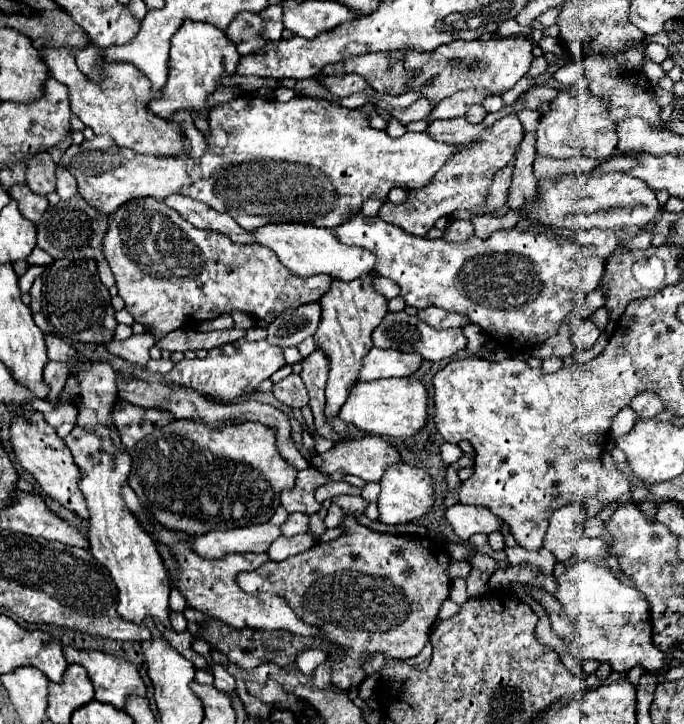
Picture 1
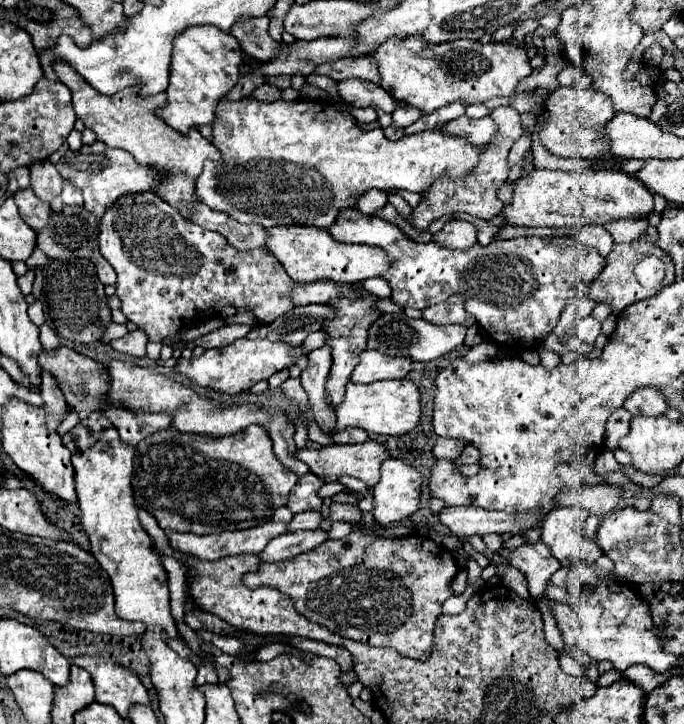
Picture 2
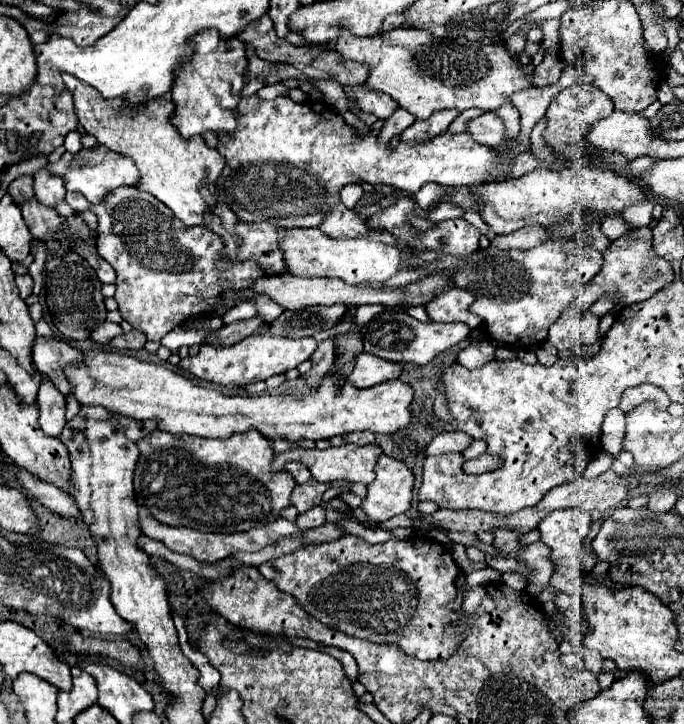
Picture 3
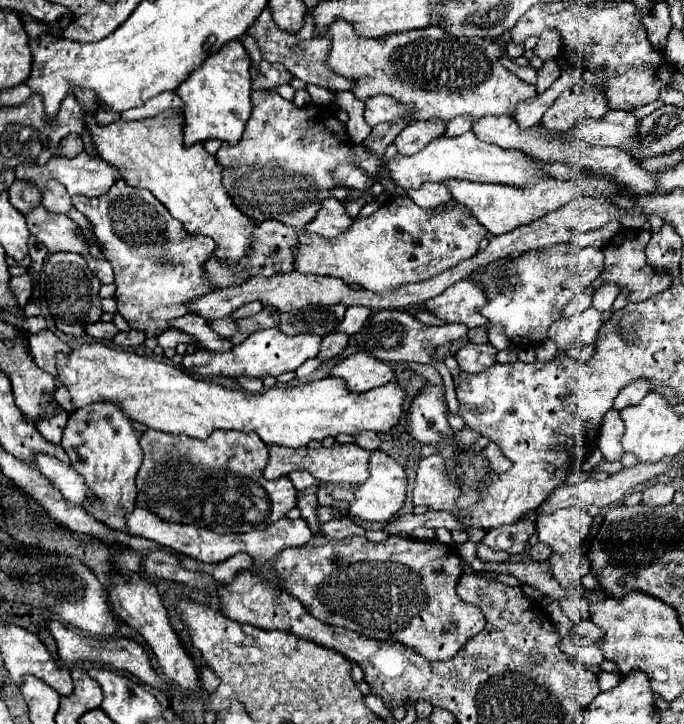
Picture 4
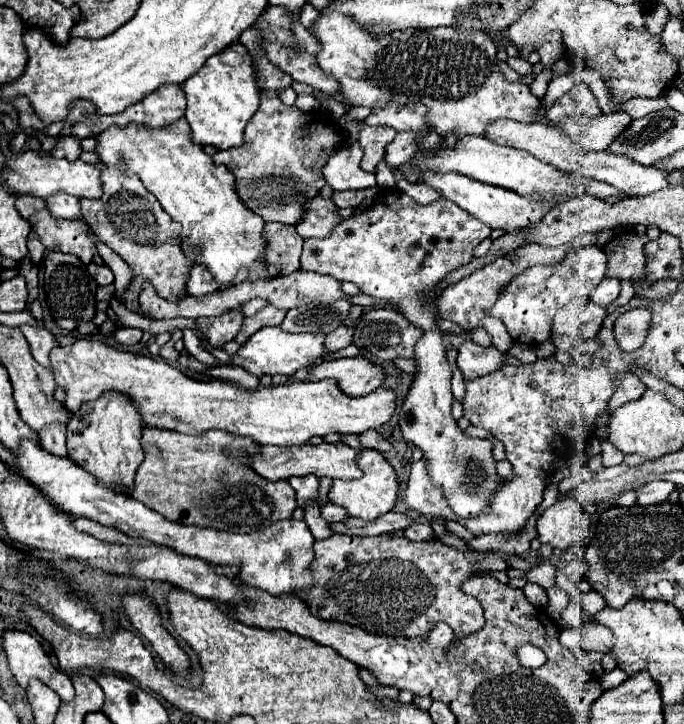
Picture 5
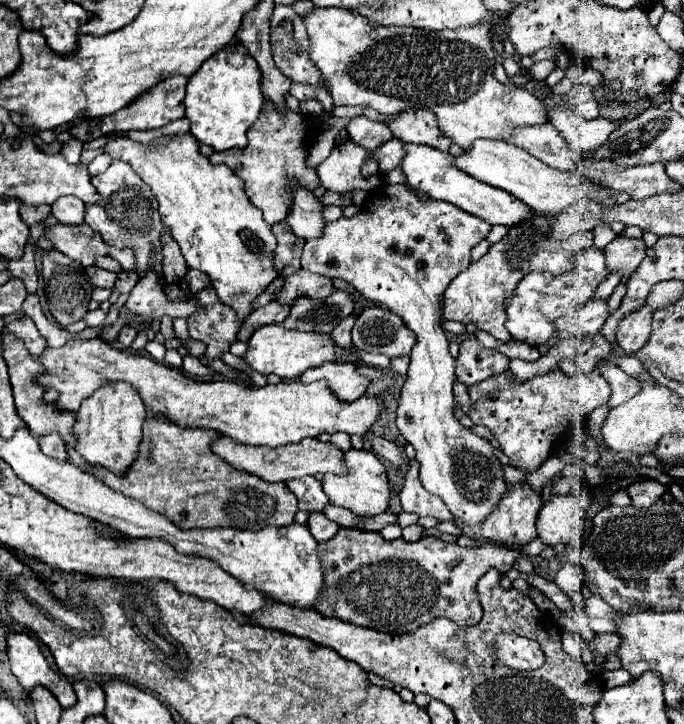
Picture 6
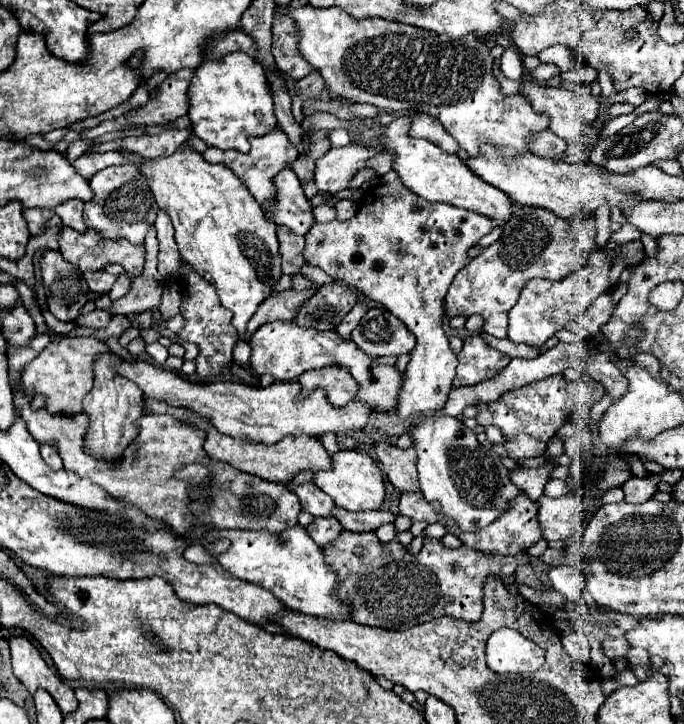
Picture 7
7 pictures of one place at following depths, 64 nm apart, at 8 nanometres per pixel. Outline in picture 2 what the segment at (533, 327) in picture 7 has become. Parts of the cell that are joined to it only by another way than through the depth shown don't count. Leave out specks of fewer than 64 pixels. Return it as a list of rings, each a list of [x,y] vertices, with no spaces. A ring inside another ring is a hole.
[[[356,208],[342,210],[340,216],[336,218],[336,222],[328,228],[328,232],[332,234],[334,240],[340,240],[340,242],[344,242],[344,244],[368,244],[368,246],[378,246],[378,248],[382,248],[382,250],[388,254],[388,258],[390,258],[390,268],[384,272],[384,278],[386,278],[386,280],[390,282],[390,286],[392,286],[392,300],[394,300],[396,304],[400,304],[400,306],[404,306],[404,308],[418,308],[418,310],[424,310],[426,306],[446,302],[452,294],[460,294],[460,296],[464,298],[464,308],[476,318],[478,326],[482,326],[482,328],[488,332],[488,336],[490,336],[494,342],[502,344],[502,346],[508,346],[508,344],[514,344],[514,342],[518,342],[520,346],[542,344],[542,342],[546,340],[546,336],[552,332],[552,328],[558,324],[558,314],[564,310],[564,304],[568,304],[568,300],[570,300],[572,296],[576,296],[576,284],[582,282],[582,284],[590,286],[590,284],[594,282],[594,278],[596,278],[596,276],[602,272],[602,268],[604,268],[604,258],[598,254],[596,248],[590,248],[590,246],[586,246],[586,244],[578,242],[578,240],[572,240],[572,238],[568,238],[568,236],[552,236],[552,238],[538,238],[538,236],[532,236],[532,238],[510,238],[510,240],[506,240],[506,238],[494,238],[488,246],[474,244],[474,246],[468,248],[468,250],[450,250],[450,248],[438,246],[436,242],[428,242],[428,244],[414,242],[414,240],[408,238],[398,226],[394,226],[394,224],[390,224],[390,222],[378,218],[378,216],[366,216],[366,214],[362,214],[360,210],[356,210]]]

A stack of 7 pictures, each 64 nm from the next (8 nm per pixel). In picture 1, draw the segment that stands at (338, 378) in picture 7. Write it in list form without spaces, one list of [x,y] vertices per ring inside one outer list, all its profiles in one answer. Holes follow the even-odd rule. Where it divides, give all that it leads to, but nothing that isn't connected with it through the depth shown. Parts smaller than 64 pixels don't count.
[[[372,348],[362,362],[360,370],[360,380],[370,382],[378,378],[392,378],[392,376],[412,376],[420,364],[422,356],[420,354],[408,354],[400,350],[382,350],[382,348]]]

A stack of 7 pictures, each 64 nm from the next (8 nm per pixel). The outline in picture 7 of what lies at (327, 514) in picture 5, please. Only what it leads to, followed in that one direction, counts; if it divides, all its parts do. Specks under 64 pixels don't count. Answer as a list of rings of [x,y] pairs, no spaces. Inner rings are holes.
[[[332,508],[332,516],[344,526],[344,530],[352,532],[368,532],[368,530],[378,530],[382,524],[394,522],[396,516],[392,512],[382,512],[382,510],[372,510],[372,512],[348,512],[344,508]]]

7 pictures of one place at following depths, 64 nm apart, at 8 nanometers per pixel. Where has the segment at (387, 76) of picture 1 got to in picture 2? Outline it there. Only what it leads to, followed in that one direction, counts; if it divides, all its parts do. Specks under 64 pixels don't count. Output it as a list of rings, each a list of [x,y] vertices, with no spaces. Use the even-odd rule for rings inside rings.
[[[360,56],[360,58],[340,58],[336,62],[328,62],[316,68],[316,74],[330,76],[332,80],[346,80],[346,78],[362,78],[370,80],[374,84],[380,84],[380,74],[376,60],[372,56]]]

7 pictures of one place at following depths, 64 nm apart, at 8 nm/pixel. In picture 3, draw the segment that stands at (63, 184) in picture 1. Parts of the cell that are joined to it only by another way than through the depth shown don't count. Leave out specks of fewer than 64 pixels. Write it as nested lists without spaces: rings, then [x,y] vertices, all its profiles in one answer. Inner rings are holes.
[[[120,188],[114,190],[104,202],[92,206],[80,192],[66,192],[64,196],[66,204],[72,206],[76,212],[94,210],[98,216],[98,254],[112,264],[116,270],[116,302],[122,318],[130,322],[136,330],[142,330],[148,340],[160,342],[164,334],[174,330],[178,324],[184,324],[186,320],[202,318],[214,314],[216,302],[226,292],[242,292],[256,284],[258,278],[270,276],[256,264],[254,260],[246,262],[230,262],[222,258],[224,242],[218,234],[204,230],[202,226],[184,226],[178,218],[174,218],[172,210],[164,206],[160,200],[156,200],[152,194],[138,190],[138,188]]]

